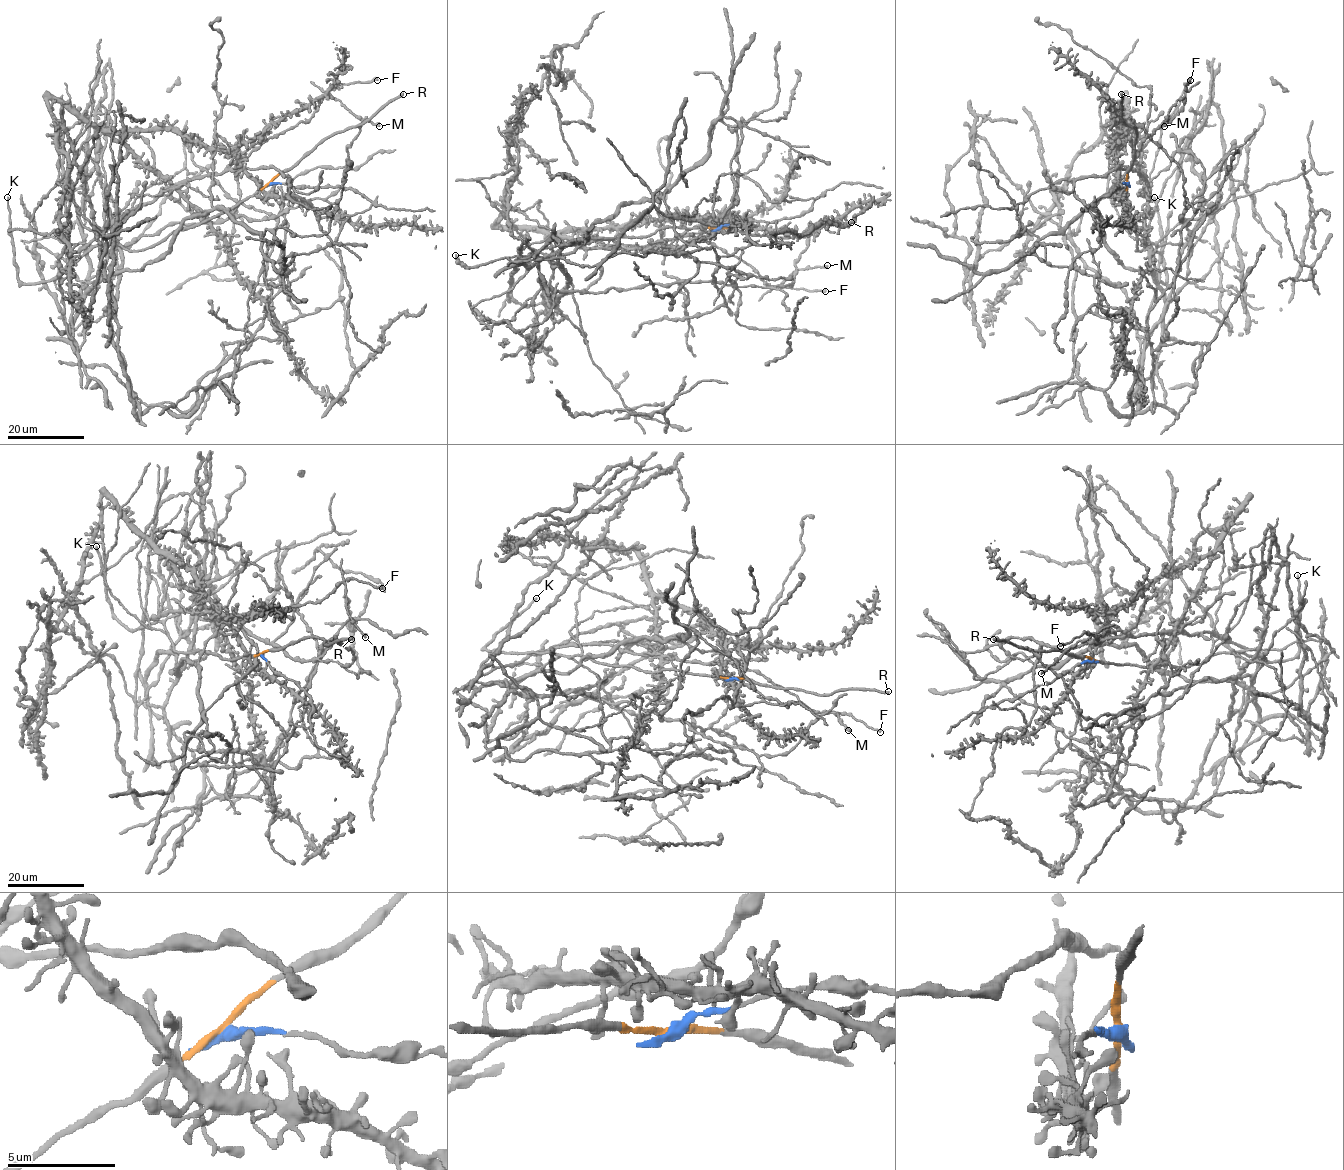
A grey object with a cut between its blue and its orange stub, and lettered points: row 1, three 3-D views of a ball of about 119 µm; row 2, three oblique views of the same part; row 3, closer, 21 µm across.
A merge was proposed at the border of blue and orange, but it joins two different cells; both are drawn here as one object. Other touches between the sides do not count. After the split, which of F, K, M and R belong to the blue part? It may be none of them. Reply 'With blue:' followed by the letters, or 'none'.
With blue: F, M

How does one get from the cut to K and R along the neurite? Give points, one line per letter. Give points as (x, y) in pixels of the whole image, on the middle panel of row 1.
K: (718, 229), (664, 227), (640, 237), (582, 237), (549, 256), (509, 257), (465, 267), (456, 255)
R: (718, 229), (793, 237), (816, 224), (851, 222)

